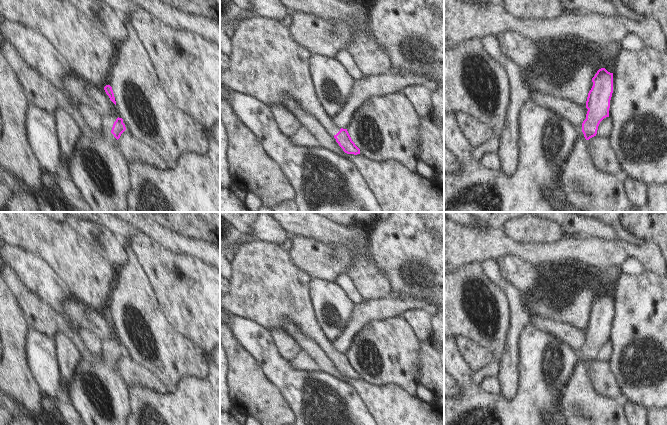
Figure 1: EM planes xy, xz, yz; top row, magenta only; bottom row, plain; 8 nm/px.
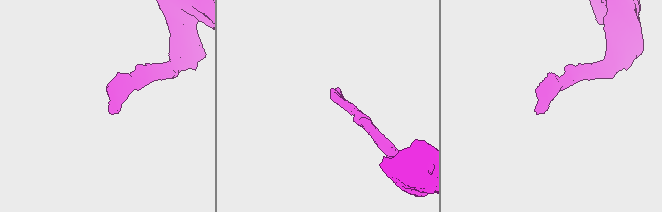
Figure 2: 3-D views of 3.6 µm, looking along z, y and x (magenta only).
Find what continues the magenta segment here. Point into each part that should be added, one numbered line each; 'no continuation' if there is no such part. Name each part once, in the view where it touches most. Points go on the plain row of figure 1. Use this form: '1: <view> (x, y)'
1: xy (100, 393)

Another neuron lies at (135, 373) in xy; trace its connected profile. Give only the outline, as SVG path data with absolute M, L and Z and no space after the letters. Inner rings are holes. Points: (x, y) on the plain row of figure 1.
M127 353L121 358L118 368L128 384L144 386L162 394L169 392L169 388L164 380Z

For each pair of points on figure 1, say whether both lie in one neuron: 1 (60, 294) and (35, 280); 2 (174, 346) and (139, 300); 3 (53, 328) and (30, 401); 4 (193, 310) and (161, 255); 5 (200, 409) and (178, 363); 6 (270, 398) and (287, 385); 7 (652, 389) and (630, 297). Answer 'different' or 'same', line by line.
1: same
2: same
3: different
4: same
5: different
6: different
7: same

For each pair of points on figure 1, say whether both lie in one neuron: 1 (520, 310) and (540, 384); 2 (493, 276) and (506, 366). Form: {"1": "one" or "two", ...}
{"1": "two", "2": "one"}

